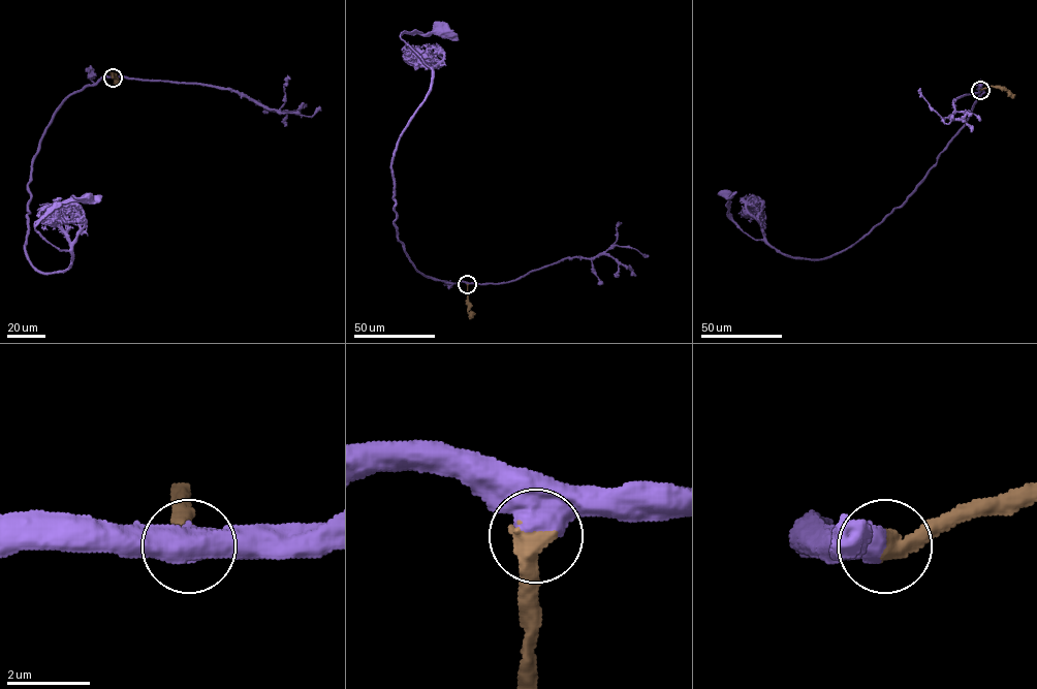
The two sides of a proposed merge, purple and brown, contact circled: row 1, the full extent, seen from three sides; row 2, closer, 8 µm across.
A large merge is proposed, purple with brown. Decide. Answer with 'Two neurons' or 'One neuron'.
One neuron

